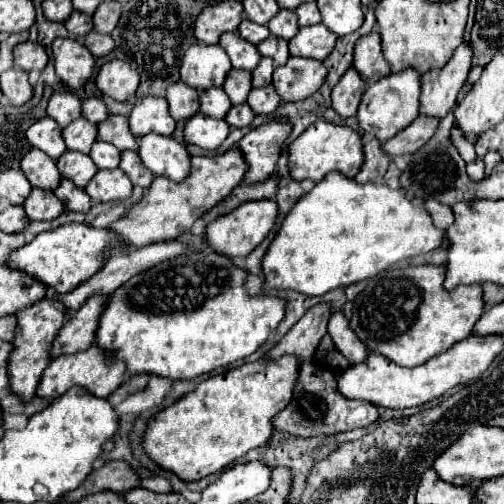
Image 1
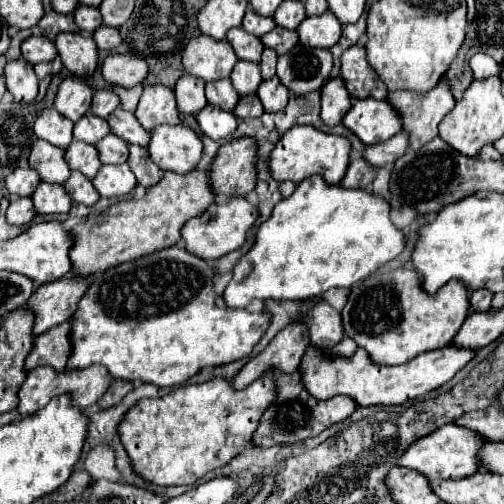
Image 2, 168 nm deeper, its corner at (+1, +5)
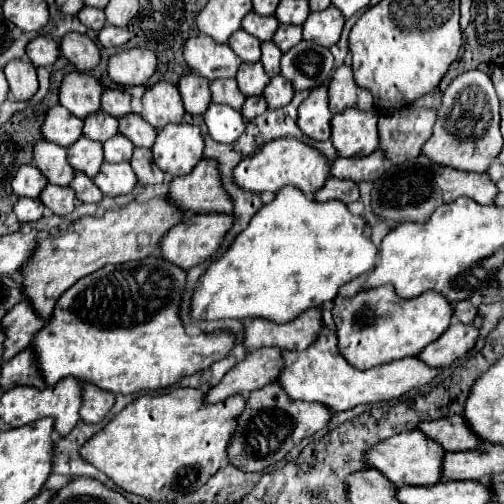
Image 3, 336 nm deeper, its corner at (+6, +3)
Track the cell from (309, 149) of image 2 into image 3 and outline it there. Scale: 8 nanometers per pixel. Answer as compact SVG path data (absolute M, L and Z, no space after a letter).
M276 138L264 144L264 148L260 148L254 156L244 158L234 170L236 184L250 192L258 192L258 194L266 190L278 192L284 186L296 186L310 198L324 186L328 176L330 176L330 164L326 156L298 138Z

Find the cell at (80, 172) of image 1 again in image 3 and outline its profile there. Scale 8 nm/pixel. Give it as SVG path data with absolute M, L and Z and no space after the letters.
M80 136L68 148L68 164L74 170L84 172L88 178L96 176L96 172L100 170L102 162L104 162L104 156L102 156L102 144L100 142L94 142L90 138Z

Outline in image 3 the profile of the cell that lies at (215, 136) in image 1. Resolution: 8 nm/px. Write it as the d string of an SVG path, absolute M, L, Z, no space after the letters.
M210 104L204 114L204 122L206 122L208 134L212 136L212 140L222 142L222 144L238 140L238 136L246 128L246 122L240 116L240 112L224 104Z

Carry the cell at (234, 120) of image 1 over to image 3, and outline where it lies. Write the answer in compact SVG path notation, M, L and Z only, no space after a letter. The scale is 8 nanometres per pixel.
M250 96L250 98L246 98L240 114L242 114L246 120L252 120L252 118L260 116L260 114L266 112L266 110L268 110L268 106L266 106L264 96Z

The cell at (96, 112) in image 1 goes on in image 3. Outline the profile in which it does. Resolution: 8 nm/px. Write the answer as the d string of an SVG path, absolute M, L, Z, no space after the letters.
M104 90L102 98L100 98L100 110L108 112L114 118L120 118L120 116L132 112L130 94L126 94L124 90Z

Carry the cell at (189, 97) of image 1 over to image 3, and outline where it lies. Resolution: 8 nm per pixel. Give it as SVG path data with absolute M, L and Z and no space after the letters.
M196 74L182 76L178 82L178 90L184 102L184 110L188 114L204 114L208 104L210 104L210 90L208 90L208 80Z

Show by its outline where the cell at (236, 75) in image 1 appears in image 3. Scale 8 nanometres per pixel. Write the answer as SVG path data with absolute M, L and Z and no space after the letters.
M244 62L240 68L238 68L238 74L236 74L236 82L238 82L238 88L244 96L260 96L264 86L268 84L268 76L264 74L262 70L262 64L260 62Z

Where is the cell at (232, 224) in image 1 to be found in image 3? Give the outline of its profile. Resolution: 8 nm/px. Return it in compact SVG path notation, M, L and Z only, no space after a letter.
M186 214L186 218L176 224L164 238L162 238L162 256L168 262L178 264L180 268L188 270L192 266L198 266L202 262L206 262L212 254L216 254L216 250L222 246L226 232L232 228L232 214Z

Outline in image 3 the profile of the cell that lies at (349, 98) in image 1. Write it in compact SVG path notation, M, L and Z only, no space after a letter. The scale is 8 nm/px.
M316 86L310 90L310 96L300 104L298 128L314 140L328 140L330 120L332 112L328 108L328 88Z

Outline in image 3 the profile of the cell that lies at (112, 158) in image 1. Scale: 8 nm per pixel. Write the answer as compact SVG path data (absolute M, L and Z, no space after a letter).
M120 134L112 136L102 146L104 146L106 162L128 162L132 156L132 148L134 148L134 144L126 136L120 136Z

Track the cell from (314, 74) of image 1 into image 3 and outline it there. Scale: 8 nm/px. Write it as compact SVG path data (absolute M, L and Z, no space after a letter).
M306 40L284 52L280 60L280 74L292 82L296 92L326 84L330 80L332 68L334 60L330 50Z

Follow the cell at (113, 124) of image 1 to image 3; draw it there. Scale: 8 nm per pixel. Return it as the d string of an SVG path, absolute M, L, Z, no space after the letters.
M124 114L118 118L118 132L132 140L134 146L150 148L156 138L156 128L144 122L138 114Z

